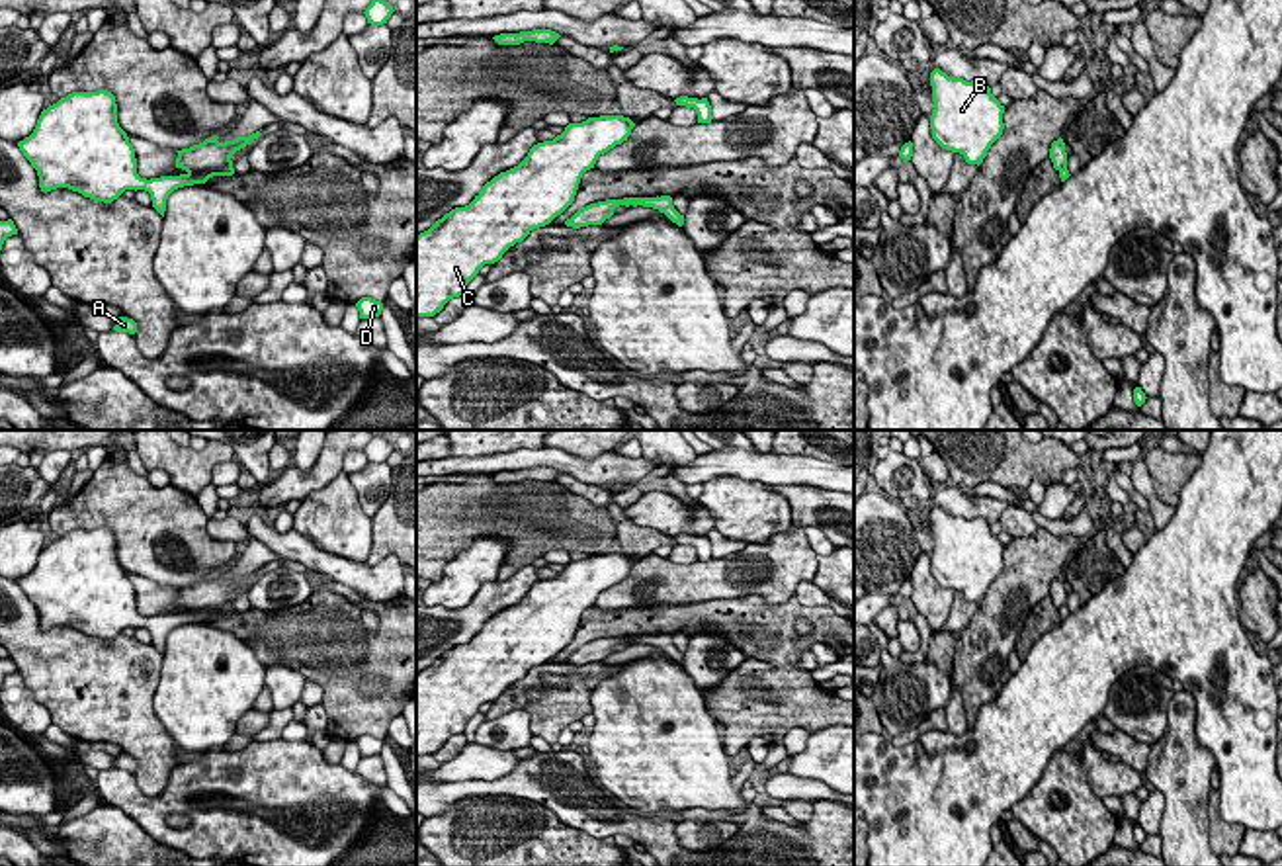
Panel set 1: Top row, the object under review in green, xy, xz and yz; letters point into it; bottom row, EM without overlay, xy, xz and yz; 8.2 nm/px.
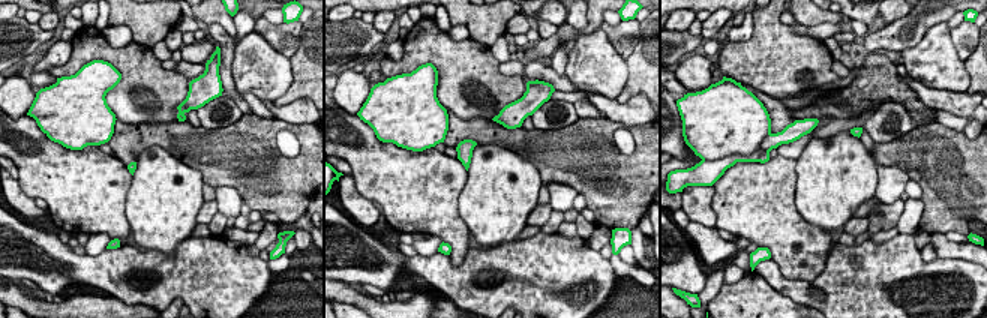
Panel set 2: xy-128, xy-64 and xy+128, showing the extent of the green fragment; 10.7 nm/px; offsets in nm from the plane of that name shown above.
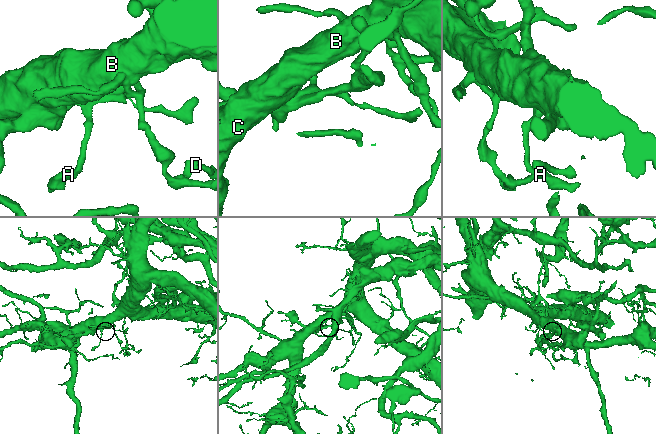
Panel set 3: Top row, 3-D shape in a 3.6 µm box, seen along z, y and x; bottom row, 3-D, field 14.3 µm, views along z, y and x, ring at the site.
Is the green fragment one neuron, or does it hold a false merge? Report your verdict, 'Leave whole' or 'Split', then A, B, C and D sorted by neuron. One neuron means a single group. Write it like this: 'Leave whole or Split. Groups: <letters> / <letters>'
Split. Groups: A B C / D

